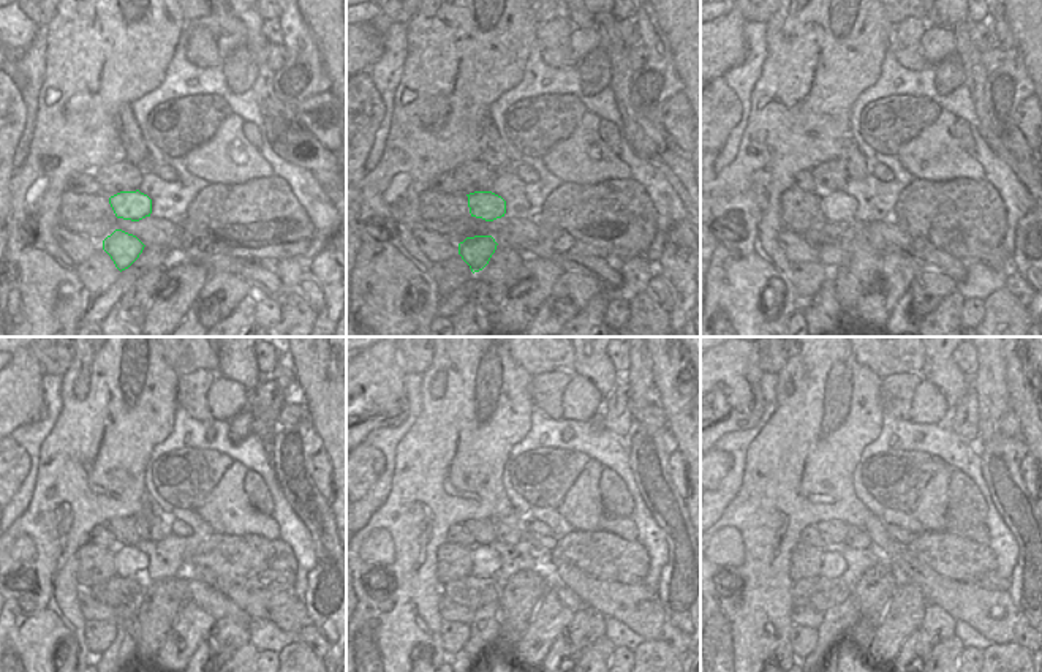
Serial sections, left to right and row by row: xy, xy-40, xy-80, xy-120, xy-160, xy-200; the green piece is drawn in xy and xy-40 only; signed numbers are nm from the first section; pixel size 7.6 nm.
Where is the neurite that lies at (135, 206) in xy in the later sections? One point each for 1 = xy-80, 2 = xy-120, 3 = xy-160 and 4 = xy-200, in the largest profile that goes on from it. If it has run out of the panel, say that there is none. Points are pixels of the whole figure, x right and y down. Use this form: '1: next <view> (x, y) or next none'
1: next xy-80 (837, 204)
2: next xy-120 (139, 563)
3: next xy-160 (494, 560)
4: next xy-200 (843, 565)

